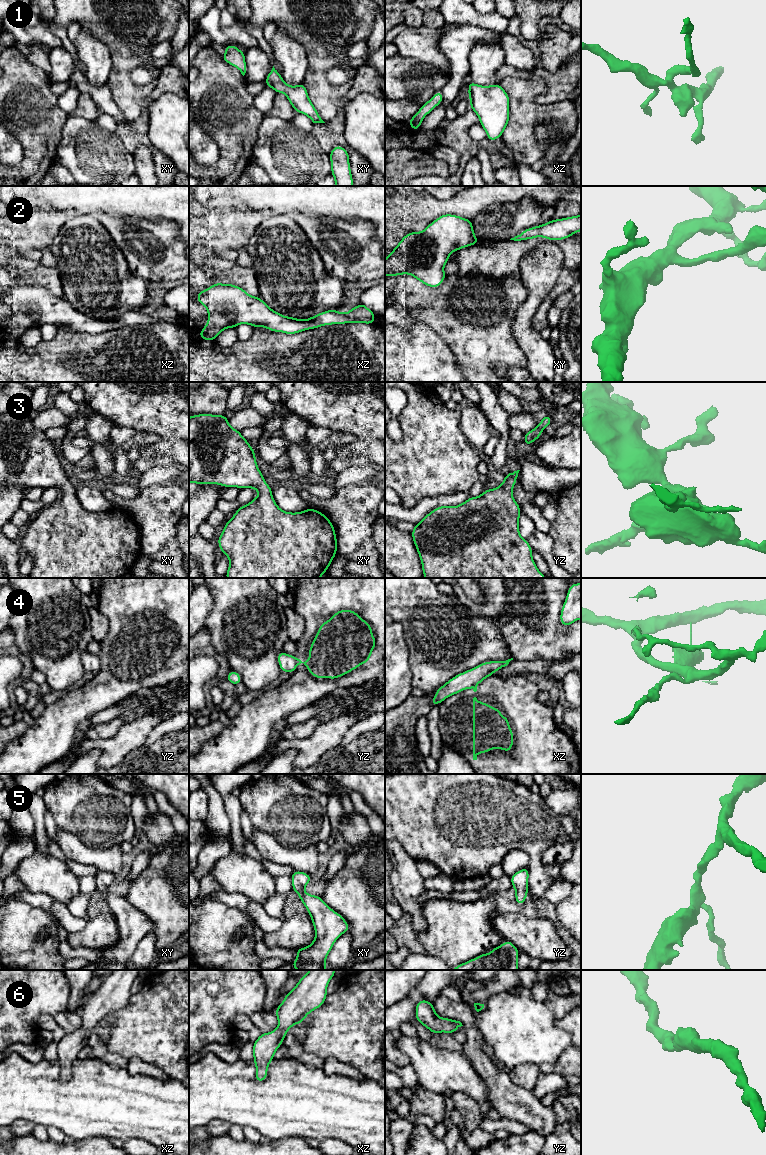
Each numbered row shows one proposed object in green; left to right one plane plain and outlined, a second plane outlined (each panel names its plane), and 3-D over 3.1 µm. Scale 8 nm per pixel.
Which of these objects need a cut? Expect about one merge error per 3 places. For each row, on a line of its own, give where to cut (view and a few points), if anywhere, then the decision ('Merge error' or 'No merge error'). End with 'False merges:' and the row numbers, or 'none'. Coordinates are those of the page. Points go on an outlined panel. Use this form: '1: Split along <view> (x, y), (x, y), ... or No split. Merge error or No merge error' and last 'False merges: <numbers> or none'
1: No split. No merge error
2: No split. No merge error
3: No split. No merge error
4: Split along yz (296, 659), (298, 663). Merge error
5: No split. No merge error
6: No split. No merge error
False merges: 4

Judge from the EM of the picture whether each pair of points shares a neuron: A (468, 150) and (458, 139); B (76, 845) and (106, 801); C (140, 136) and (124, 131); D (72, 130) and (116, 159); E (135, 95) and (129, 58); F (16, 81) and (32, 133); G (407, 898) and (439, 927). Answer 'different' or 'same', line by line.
A: same
B: different
C: same
D: same
E: same
F: same
G: different

